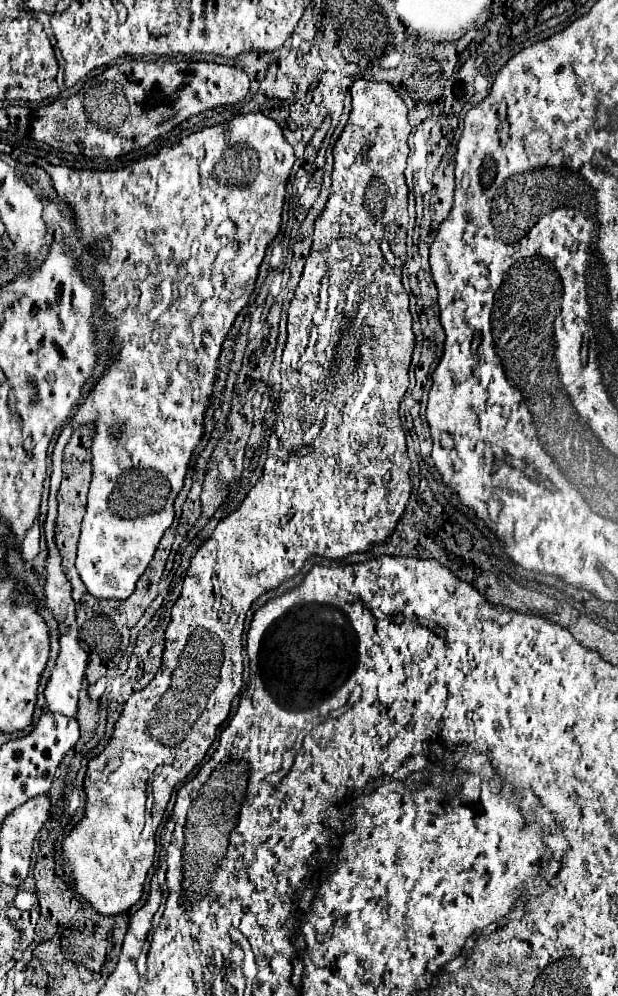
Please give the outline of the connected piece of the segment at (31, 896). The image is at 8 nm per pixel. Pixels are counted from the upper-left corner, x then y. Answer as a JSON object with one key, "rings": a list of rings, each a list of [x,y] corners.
{"rings":[[[19,891],[19,893],[15,895],[15,899],[13,899],[13,905],[15,905],[17,909],[21,909],[21,911],[31,911],[33,905],[35,905],[35,901],[37,901],[37,895],[35,895],[35,893]]]}

